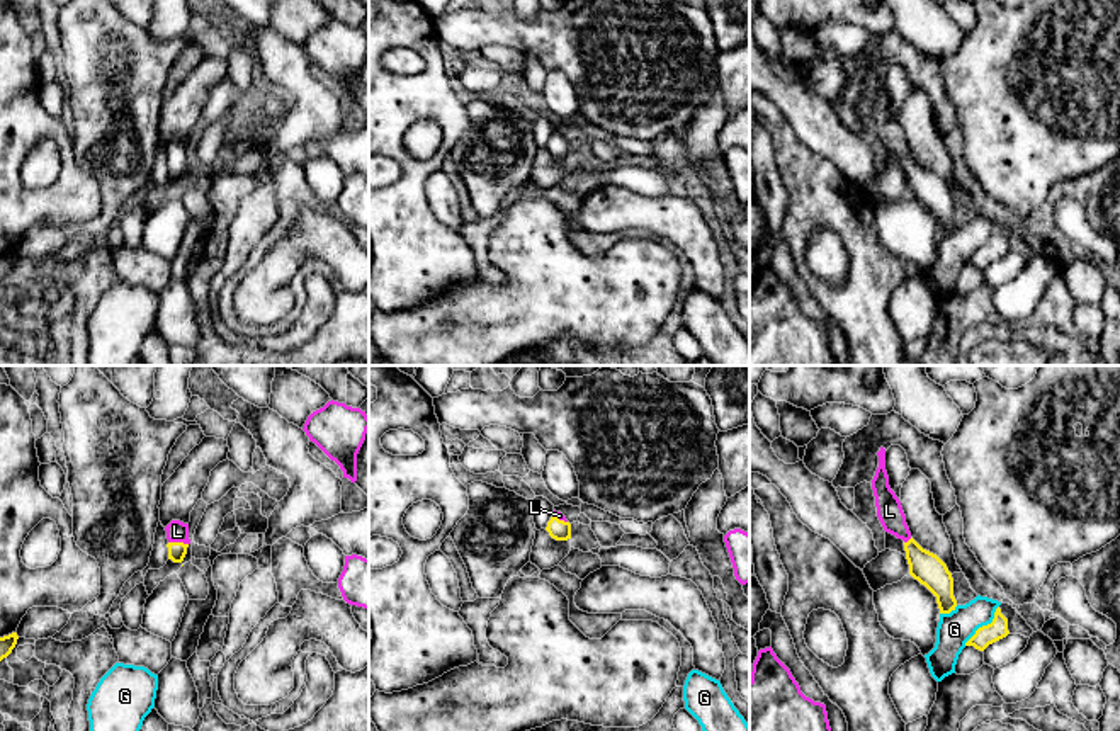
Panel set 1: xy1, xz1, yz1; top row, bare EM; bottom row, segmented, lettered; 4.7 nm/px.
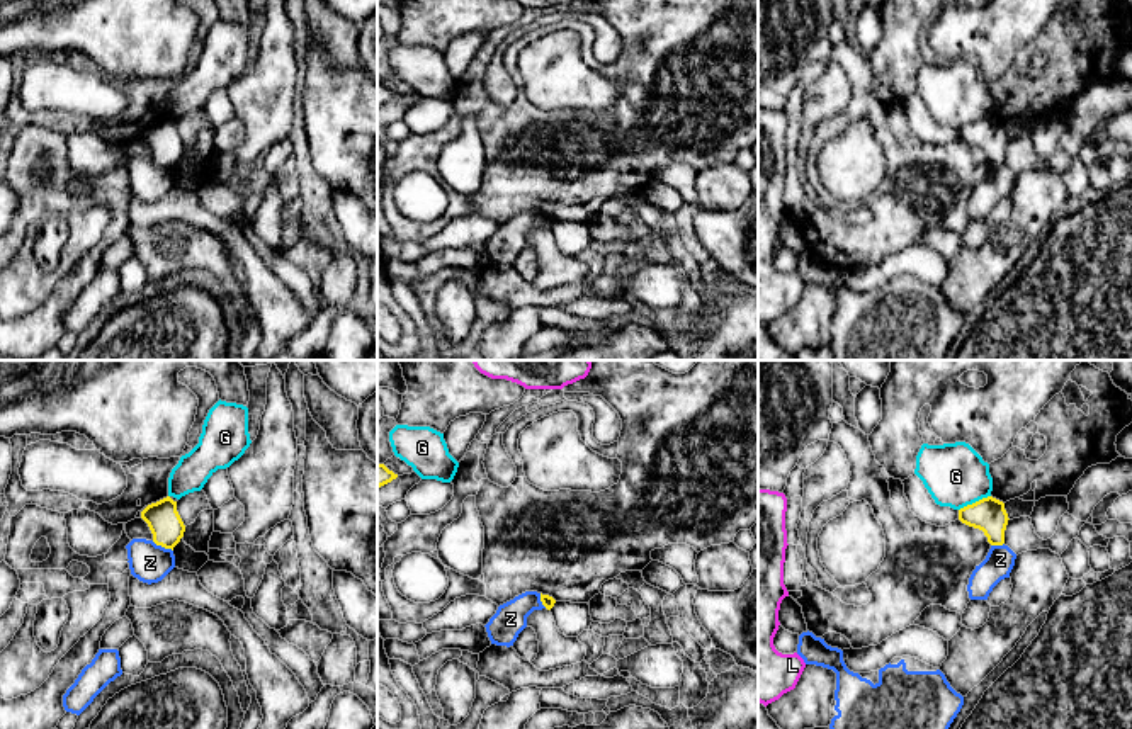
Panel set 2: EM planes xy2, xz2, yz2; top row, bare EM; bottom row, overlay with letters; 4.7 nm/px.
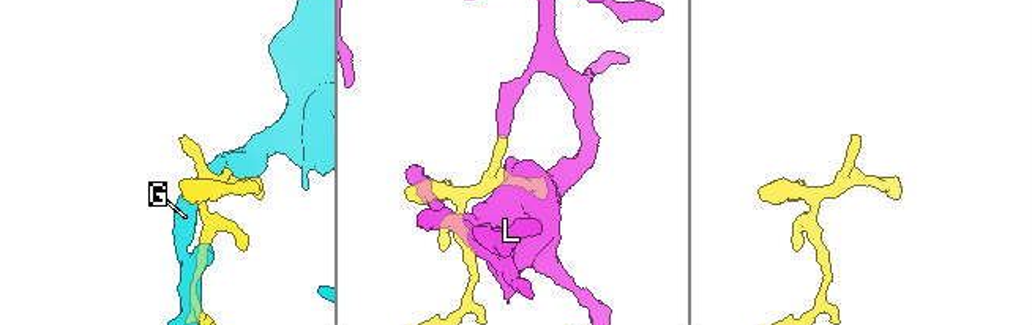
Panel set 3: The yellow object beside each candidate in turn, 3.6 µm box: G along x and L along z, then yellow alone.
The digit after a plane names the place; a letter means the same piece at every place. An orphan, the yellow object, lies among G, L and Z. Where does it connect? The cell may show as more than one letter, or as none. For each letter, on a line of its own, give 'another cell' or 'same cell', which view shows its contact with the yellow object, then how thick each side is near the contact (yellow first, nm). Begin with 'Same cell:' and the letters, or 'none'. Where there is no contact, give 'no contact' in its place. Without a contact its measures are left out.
Same cell: L
G: another cell | yz1 | 90/160 nm
L: same cell | xy1 | 90/100 nm
Z: another cell | xy2 | 160/190 nm

